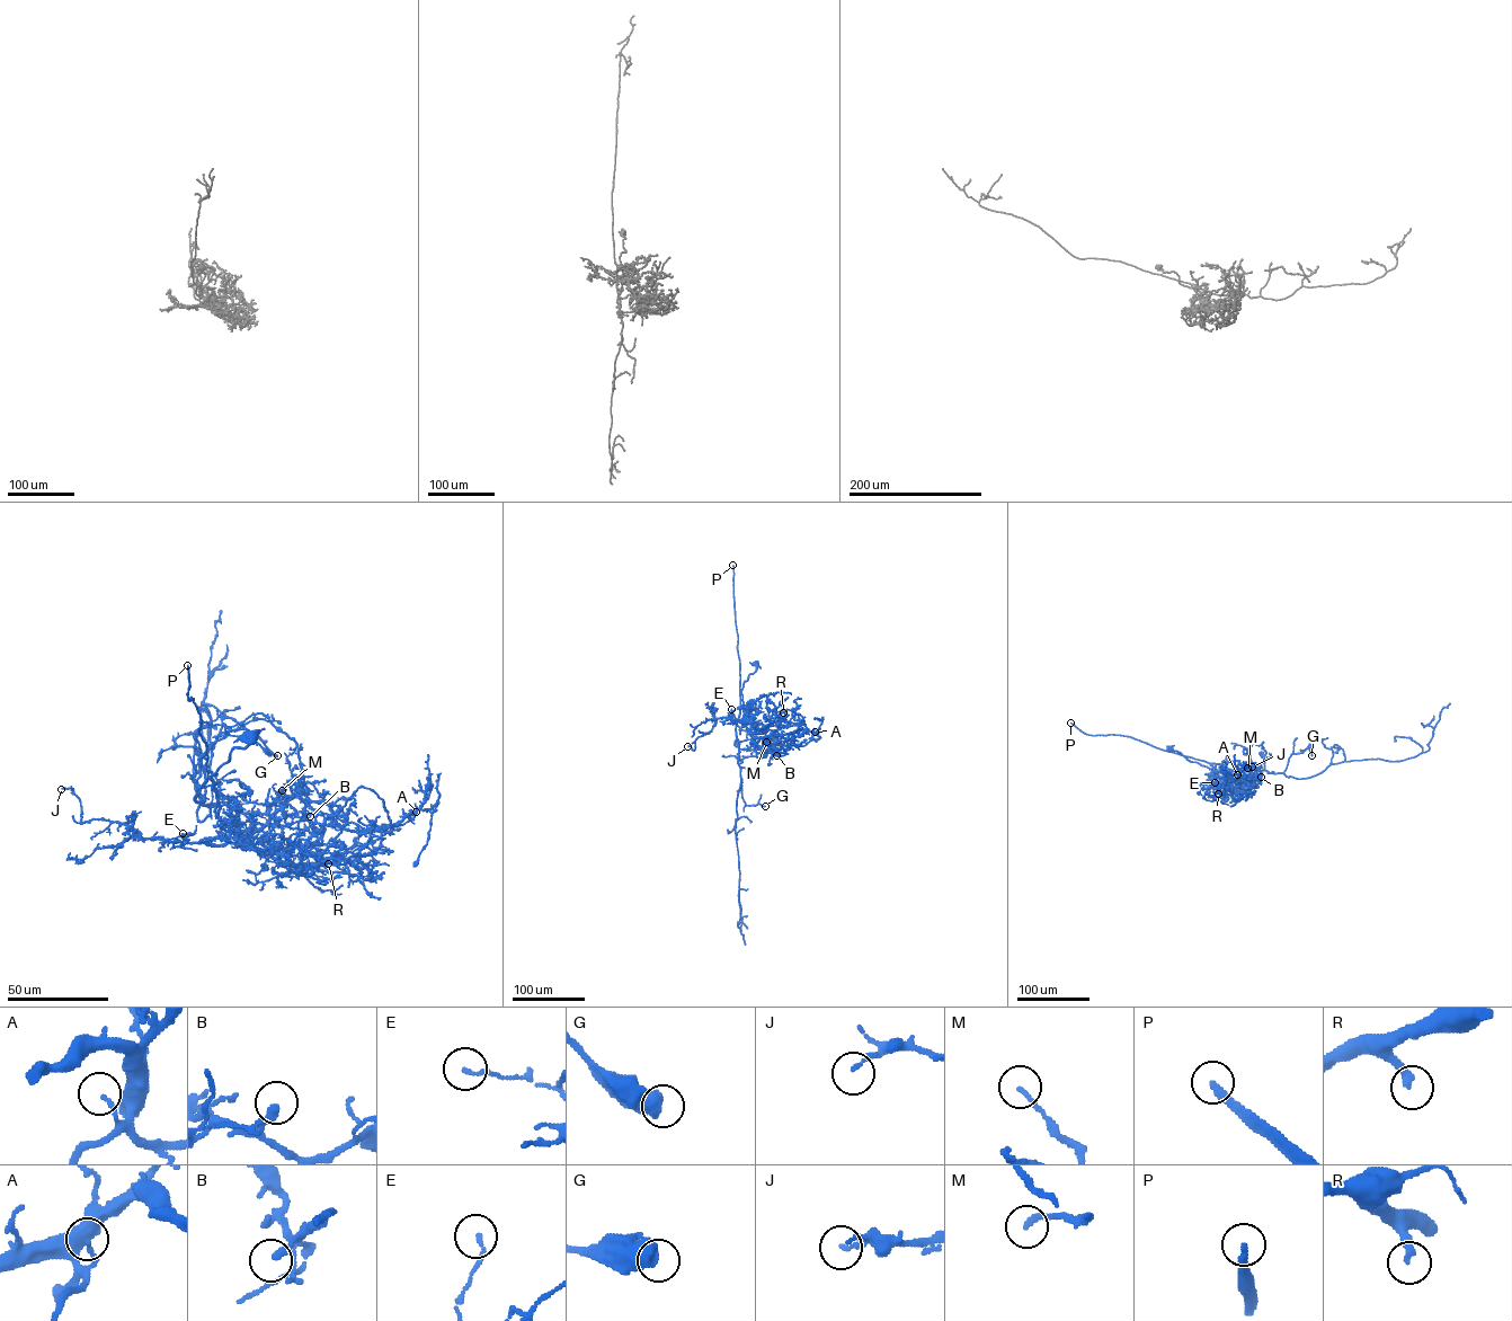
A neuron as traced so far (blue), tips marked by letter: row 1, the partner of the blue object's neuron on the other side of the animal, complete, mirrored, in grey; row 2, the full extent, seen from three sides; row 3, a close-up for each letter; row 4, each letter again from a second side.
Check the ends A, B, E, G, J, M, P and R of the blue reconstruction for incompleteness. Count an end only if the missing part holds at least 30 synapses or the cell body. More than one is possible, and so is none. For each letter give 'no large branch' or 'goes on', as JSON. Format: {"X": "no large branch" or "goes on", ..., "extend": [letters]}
{"A": "no large branch", "B": "no large branch", "E": "no large branch", "G": "no large branch", "J": "no large branch", "M": "no large branch", "P": "goes on", "R": "goes on", "extend": ["P", "R"]}

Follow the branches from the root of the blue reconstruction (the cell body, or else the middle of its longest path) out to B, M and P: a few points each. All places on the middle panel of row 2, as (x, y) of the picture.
B: (756, 663), (756, 670), (749, 674), (741, 691), (745, 723), (761, 747), (776, 755)
M: (756, 663), (741, 691), (746, 727), (752, 733), (802, 723), (766, 725), (766, 742)
P: (756, 663), (756, 670), (749, 674), (741, 691), (748, 729), (740, 706), (732, 565)

